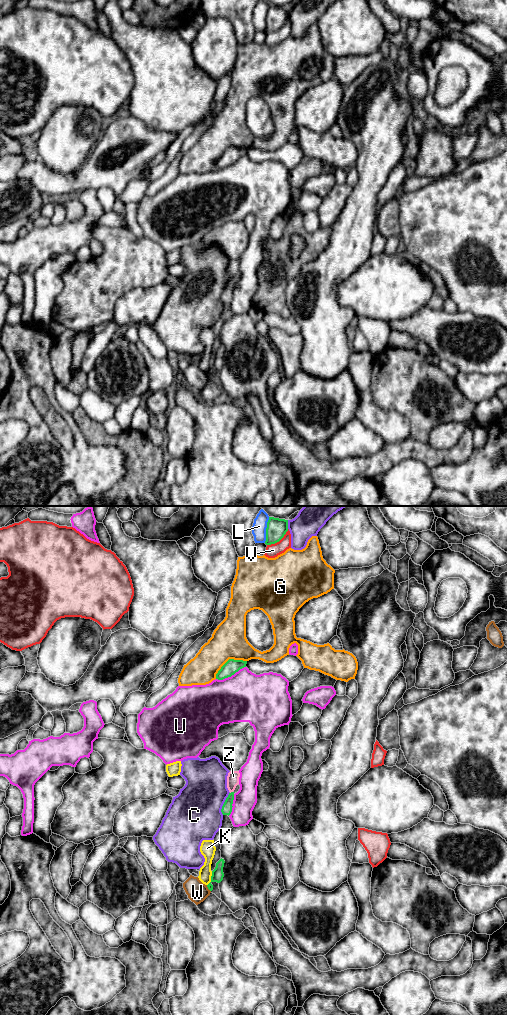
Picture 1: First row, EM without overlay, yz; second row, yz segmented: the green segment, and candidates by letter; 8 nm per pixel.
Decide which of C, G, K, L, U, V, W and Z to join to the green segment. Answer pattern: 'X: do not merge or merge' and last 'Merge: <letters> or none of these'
C: do not merge
G: do not merge
K: do not merge
L: do not merge
U: do not merge
V: do not merge
W: do not merge
Z: do not merge
Merge: none of these

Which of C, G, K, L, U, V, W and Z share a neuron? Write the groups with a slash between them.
C / G / K / L / U / V / W / Z

